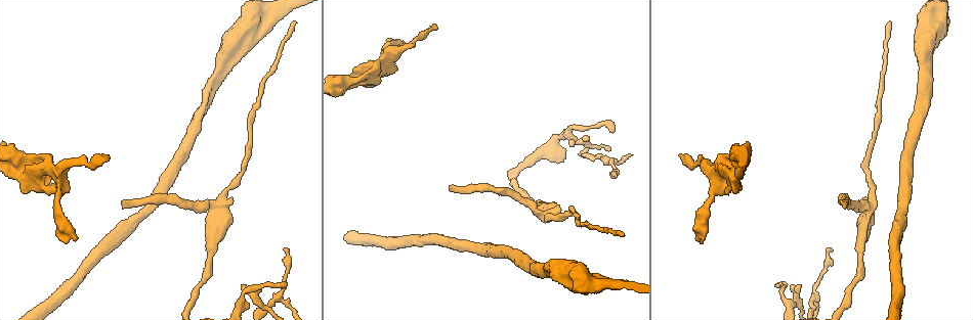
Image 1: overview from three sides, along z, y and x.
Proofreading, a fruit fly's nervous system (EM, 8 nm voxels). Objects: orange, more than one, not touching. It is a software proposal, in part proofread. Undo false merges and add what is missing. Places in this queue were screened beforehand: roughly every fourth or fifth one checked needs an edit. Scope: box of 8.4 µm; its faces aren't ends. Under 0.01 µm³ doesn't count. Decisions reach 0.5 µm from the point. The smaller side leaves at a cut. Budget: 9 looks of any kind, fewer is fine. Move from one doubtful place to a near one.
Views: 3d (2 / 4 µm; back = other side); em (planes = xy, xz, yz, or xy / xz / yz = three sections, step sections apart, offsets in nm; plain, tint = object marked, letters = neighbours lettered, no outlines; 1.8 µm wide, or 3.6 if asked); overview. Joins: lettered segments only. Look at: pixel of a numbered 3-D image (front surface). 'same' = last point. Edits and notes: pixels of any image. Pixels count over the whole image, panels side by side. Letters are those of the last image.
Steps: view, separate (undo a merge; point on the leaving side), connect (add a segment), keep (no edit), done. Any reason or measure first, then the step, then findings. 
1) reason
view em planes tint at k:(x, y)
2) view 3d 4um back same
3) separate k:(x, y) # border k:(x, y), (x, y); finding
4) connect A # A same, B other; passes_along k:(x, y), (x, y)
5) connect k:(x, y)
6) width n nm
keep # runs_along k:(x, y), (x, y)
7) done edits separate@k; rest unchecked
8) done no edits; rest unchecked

tapers out
view 3d 2um at 1:(282, 282)

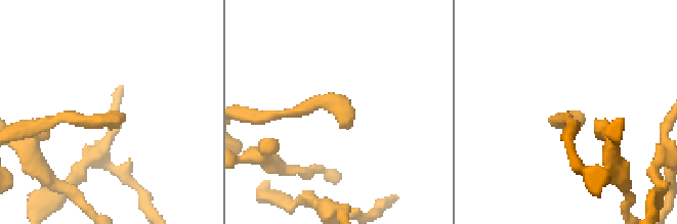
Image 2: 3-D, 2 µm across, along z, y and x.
view em planes letters at 2:(340, 125)

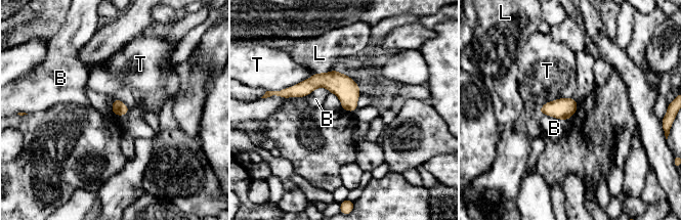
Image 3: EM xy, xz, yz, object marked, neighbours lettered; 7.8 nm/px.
longest_contact T 340 nm
keep # B other, L other, T other; runs_along 3:(285, 91), (336, 82), (357, 92); none of them fits

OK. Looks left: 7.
branch stops here
view em planes letters at 1:(841, 202)

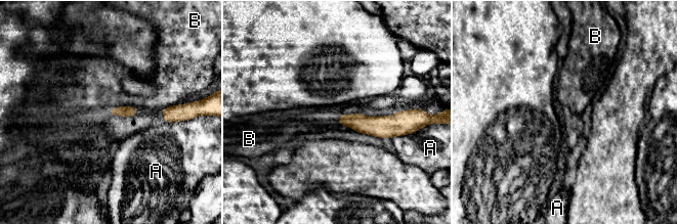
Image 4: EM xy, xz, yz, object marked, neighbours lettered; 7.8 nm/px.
keep # A other, B other; border 4:(136, 106), (119, 105), (110, 107); no lettered segment goes on from it

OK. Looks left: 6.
branch point
view em planes tint at 1:(375, 64)

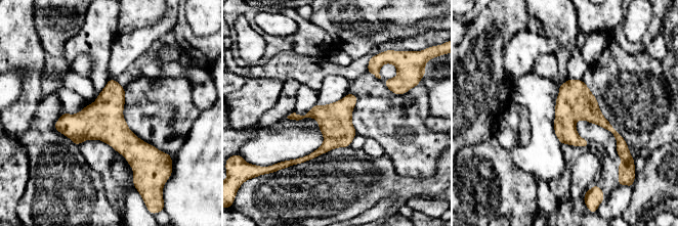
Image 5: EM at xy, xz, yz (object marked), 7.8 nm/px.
view em planes letters same

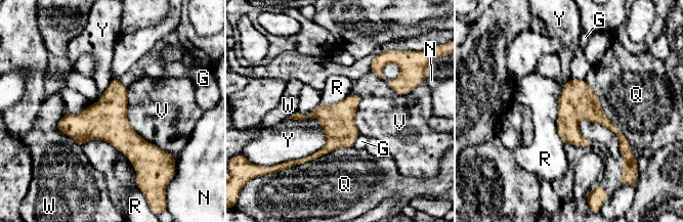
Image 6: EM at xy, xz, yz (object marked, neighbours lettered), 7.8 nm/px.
keep # G other, N other, Q other, R other, V other, W other, Y other; border 6:(561, 86), (557, 134), (564, 143); continuous, no second cell

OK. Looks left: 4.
thin end
view em planes letters at 1:(65, 242)

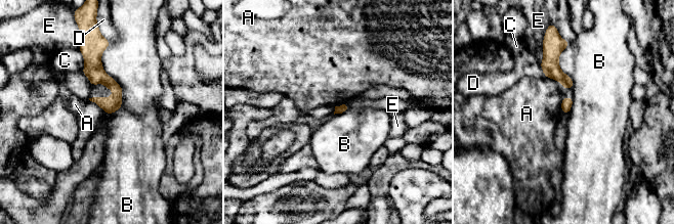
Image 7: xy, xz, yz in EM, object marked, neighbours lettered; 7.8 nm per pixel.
keep # A other, B other, C other, D other, E other; none of them fits

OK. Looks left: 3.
done no edits; rest unchecked

